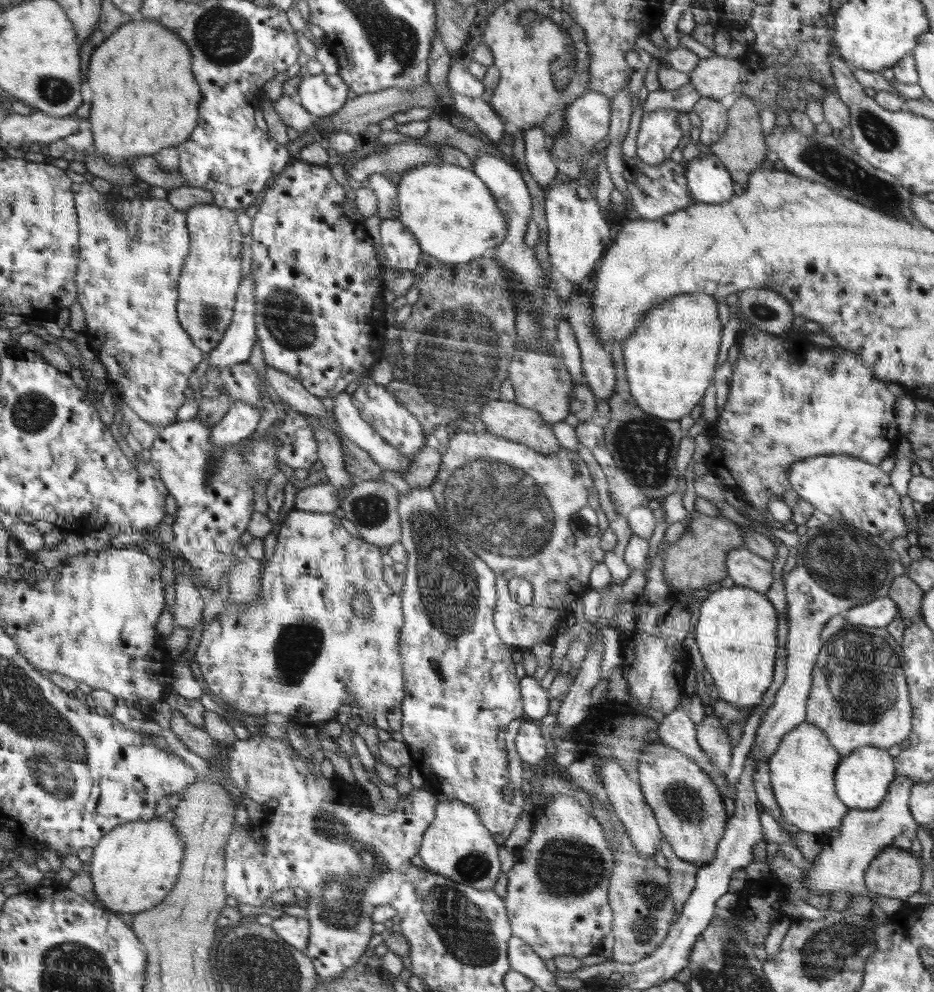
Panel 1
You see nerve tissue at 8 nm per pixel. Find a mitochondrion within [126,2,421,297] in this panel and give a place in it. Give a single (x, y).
(223, 37)

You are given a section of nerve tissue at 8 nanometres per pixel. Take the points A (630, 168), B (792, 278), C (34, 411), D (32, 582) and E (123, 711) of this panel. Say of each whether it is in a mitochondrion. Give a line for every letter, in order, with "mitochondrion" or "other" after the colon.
A: other
B: other
C: mitochondrion
D: other
E: other

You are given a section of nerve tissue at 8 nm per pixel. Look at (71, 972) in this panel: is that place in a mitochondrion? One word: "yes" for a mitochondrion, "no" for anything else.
yes

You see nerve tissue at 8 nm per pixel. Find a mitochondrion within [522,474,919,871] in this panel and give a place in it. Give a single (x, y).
(860, 673)

